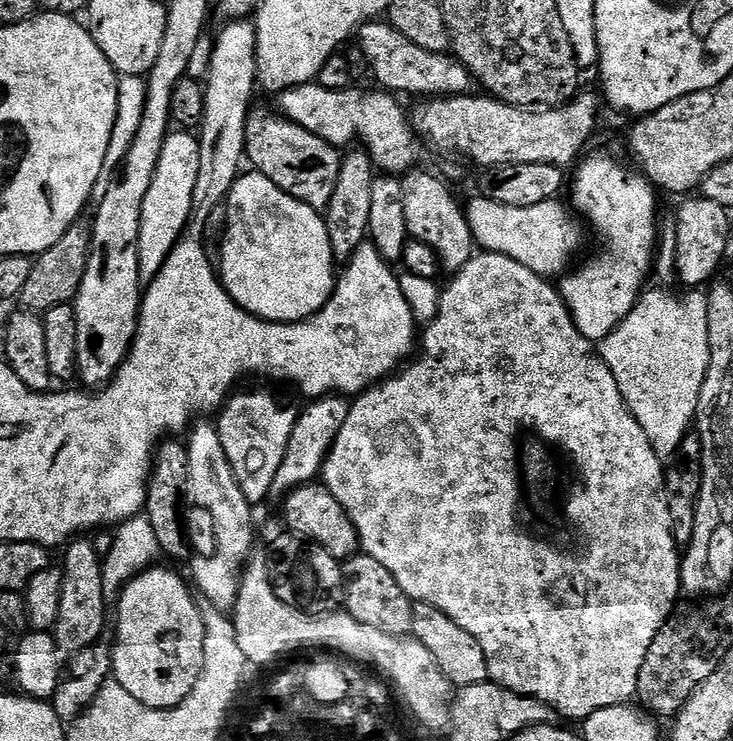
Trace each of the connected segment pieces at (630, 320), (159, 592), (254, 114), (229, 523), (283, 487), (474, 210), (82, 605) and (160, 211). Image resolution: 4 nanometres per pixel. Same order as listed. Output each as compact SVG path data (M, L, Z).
M692 290L679 300L670 291L645 291L636 301L636 308L628 317L612 329L605 340L599 341L600 357L610 366L618 390L628 403L628 409L638 418L638 426L646 430L652 449L662 458L670 458L678 450L684 437L689 435L696 419L696 407L700 397L700 381L708 373L710 366L710 334L708 333L708 297L703 291Z
M153 566L135 576L114 604L115 644L112 676L138 702L151 708L173 708L183 702L194 688L203 668L204 626L198 607L191 597L191 587L176 572Z
M253 107L248 113L244 151L247 163L270 178L278 190L290 194L290 198L298 198L298 202L306 202L306 206L317 210L327 209L330 198L334 198L341 153L332 144L310 134L310 130L302 130L302 126L287 120L279 111Z
M200 422L191 429L186 440L188 450L188 490L189 501L197 500L208 511L212 528L216 531L216 553L205 560L191 561L195 587L200 588L207 598L214 602L218 610L227 613L235 608L240 593L240 578L246 561L253 555L252 543L256 540L256 524L252 521L254 506L242 494L242 486L230 470L226 450L222 450L220 435L216 433L215 423Z
M339 394L322 396L311 401L308 409L301 411L296 418L294 431L290 433L290 442L286 442L286 458L282 458L282 466L278 466L278 474L274 474L272 496L287 497L289 492L301 488L303 484L313 483L323 473L324 463L338 438L338 430L342 430L342 422L346 422L349 401Z
M473 196L466 204L466 213L477 249L514 258L526 270L545 278L569 271L572 255L580 248L581 221L564 209L559 199L538 202L538 206L502 206L502 202L490 202L485 196Z
M76 538L63 549L64 564L62 571L62 598L58 606L58 618L54 635L58 650L65 657L70 658L78 650L91 648L100 635L106 631L104 619L109 619L110 604L104 599L102 590L102 578L104 577L104 565L101 553L96 553L94 545L88 538Z
M174 130L164 139L154 178L142 204L138 256L140 277L143 281L147 282L156 276L170 250L187 229L188 220L192 215L194 187L198 182L200 154L199 139L189 131Z

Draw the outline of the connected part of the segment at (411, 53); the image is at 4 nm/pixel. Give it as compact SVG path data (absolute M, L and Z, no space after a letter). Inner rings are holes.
M369 22L359 29L358 45L364 53L371 75L381 89L392 94L405 92L408 96L439 98L441 96L462 96L471 93L474 77L468 68L448 52L431 52L414 46L410 38L402 38L387 22Z

